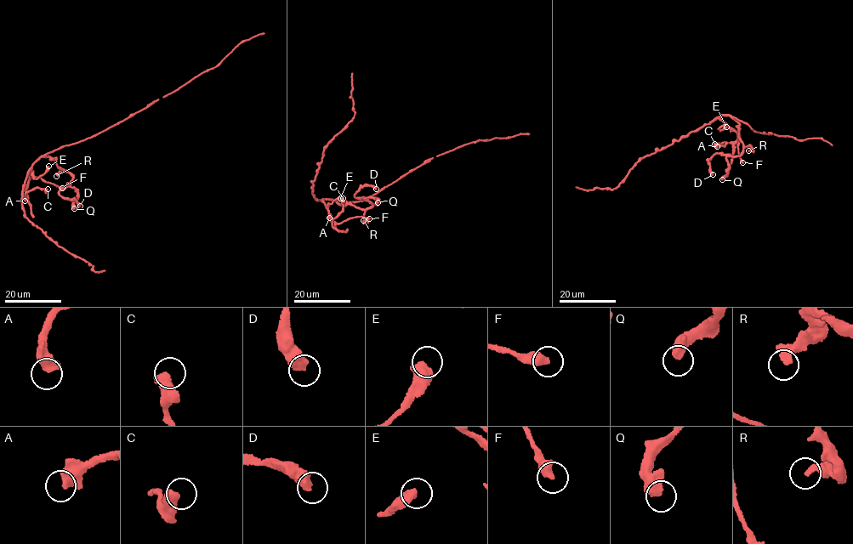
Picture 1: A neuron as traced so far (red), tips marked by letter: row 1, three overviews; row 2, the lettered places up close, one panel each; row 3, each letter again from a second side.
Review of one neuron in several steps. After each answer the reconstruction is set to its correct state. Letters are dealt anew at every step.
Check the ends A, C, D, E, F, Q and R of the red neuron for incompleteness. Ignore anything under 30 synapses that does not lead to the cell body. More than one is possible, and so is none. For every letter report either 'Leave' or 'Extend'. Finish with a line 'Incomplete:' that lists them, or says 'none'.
A: Leave
C: Leave
D: Leave
E: Leave
F: Leave
Q: Leave
R: Leave
Incomplete: none

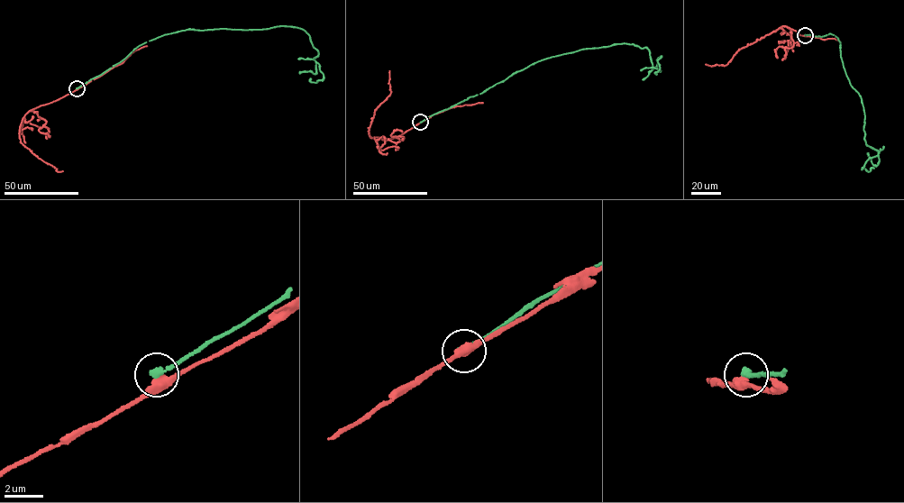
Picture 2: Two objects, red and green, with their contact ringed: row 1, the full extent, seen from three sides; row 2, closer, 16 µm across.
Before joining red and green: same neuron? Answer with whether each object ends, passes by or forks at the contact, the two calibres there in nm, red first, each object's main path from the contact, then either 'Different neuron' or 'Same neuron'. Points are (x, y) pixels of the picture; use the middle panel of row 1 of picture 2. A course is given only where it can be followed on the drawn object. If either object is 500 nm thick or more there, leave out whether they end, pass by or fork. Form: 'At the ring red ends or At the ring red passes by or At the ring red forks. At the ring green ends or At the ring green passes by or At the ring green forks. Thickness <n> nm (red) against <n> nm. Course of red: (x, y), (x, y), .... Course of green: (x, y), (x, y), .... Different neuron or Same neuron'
At the ring red passes by. At the ring green ends. Thickness 400 nm (red) against 360 nm. Course of red: (421, 123), (396, 137), (373, 138), (369, 134), (375, 109), (389, 95), (389, 70). Course of green: (420, 123), (531, 64), (588, 48), (623, 43), (647, 48), (654, 68), (662, 57), (656, 74). Different neuron

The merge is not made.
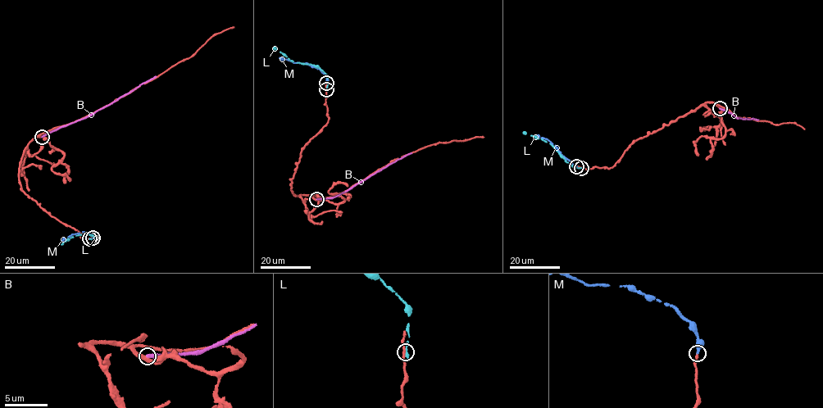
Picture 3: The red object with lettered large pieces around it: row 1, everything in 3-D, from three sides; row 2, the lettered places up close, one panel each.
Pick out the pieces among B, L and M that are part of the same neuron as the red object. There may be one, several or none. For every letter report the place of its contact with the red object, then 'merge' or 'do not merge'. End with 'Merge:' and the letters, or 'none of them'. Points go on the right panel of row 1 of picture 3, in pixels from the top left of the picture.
B: meets red at (720, 108); do not merge
L: meets red at (581, 168); do not merge
M: meets red at (576, 166); merge
Merge: M

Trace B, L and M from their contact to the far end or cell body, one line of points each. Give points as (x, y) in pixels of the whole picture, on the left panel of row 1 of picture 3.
B: (42, 136), (85, 118), (156, 76)
L: (89, 238), (97, 237), (79, 235), (61, 243)
M: (92, 238), (96, 235), (84, 232), (72, 234), (61, 240)

